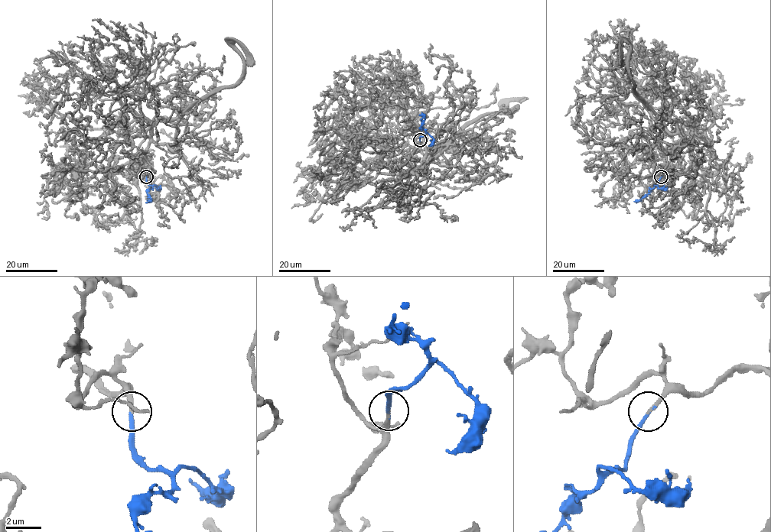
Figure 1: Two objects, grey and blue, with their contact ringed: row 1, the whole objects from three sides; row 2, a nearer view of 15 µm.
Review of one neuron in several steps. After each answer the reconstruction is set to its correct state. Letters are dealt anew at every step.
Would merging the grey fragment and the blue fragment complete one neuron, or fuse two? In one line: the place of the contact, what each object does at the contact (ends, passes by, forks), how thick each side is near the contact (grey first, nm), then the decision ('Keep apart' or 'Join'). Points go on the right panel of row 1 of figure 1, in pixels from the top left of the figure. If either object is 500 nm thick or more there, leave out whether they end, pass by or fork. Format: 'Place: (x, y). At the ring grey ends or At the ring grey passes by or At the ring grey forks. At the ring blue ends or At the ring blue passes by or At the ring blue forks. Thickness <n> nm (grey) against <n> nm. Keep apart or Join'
Place: (661, 176). At the ring grey ends. At the ring blue ends. Thickness 200 nm (grey) against 200 nm. Join

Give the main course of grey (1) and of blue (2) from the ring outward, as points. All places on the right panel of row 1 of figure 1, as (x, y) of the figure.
1: (661, 176), (695, 174), (676, 121), (687, 114), (640, 86), (654, 56), (674, 63), (666, 84)
2: (661, 176), (658, 183), (636, 202)

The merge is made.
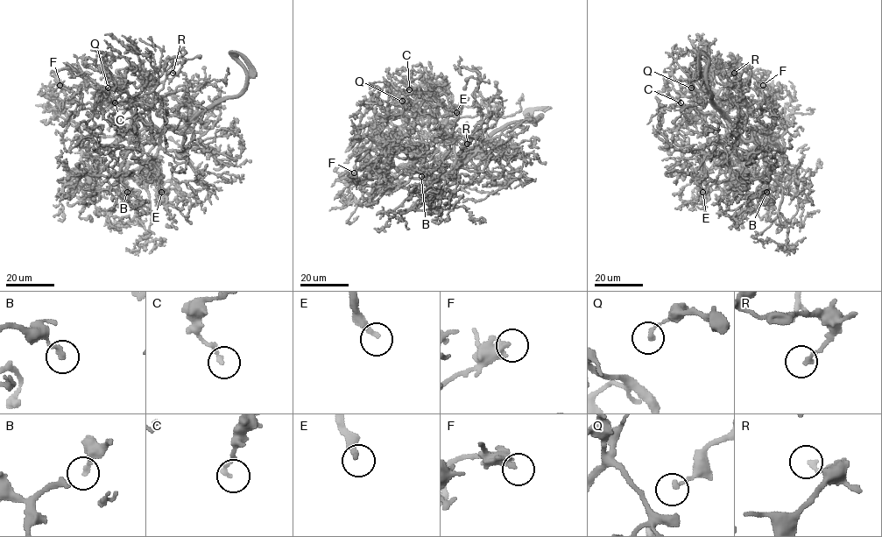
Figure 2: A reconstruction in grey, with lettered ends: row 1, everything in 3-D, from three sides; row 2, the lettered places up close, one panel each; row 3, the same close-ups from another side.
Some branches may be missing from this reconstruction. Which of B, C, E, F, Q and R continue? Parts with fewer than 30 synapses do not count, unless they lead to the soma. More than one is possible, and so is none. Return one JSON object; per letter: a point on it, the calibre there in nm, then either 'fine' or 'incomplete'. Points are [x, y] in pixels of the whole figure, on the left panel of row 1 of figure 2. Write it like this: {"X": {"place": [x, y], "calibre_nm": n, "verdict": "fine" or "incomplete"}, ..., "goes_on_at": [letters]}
{"B": {"place": [127, 192], "calibre_nm": 220, "verdict": "fine"}, "C": {"place": [115, 102], "calibre_nm": 200, "verdict": "fine"}, "E": {"place": [161, 192], "calibre_nm": 260, "verdict": "incomplete"}, "F": {"place": [59, 85], "calibre_nm": 400, "verdict": "fine"}, "Q": {"place": [108, 88], "calibre_nm": 200, "verdict": "fine"}, "R": {"place": [172, 73], "calibre_nm": 220, "verdict": "fine"}, "goes_on_at": ["E"]}

